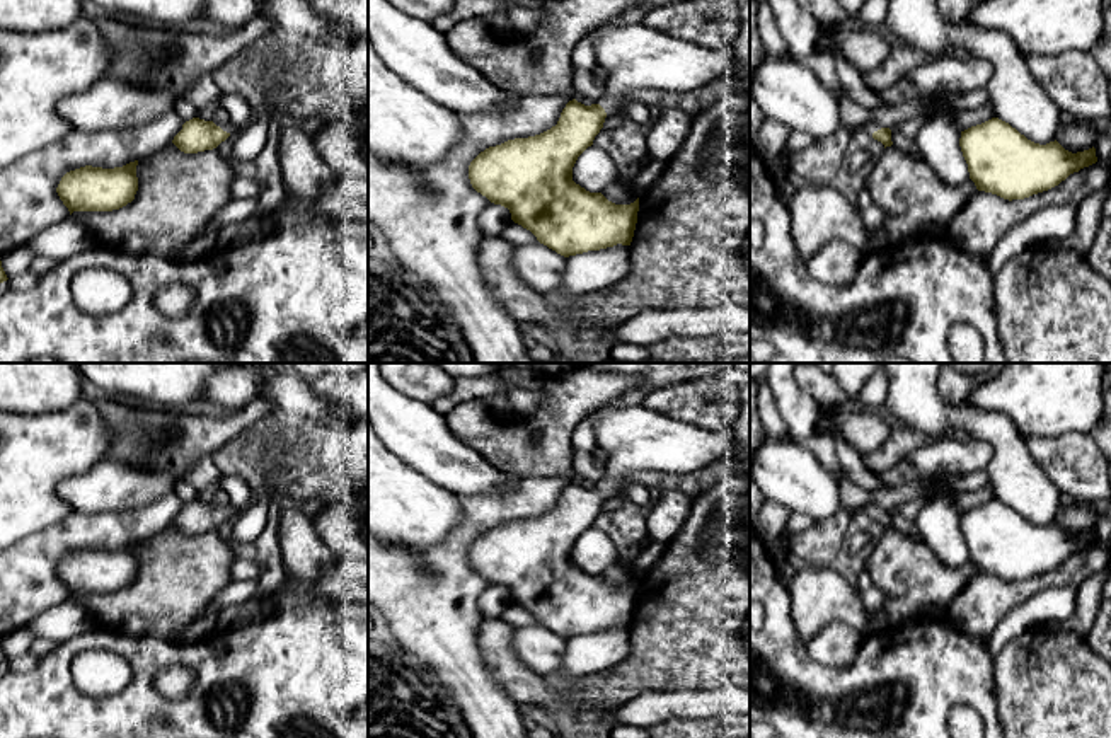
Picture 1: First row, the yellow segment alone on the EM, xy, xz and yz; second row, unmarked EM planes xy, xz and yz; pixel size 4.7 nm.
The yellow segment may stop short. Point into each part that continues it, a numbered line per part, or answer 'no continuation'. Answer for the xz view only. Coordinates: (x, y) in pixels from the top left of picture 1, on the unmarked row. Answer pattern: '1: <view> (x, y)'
1: xz (636, 438)

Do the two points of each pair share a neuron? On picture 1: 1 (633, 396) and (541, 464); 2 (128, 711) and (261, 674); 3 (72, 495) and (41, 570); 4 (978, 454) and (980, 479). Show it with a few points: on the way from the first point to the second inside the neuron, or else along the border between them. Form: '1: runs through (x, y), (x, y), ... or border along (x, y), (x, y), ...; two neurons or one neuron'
1: border along (631, 387), (610, 399); two neurons
2: runs through (145, 674), (162, 657), (201, 657), (224, 665); one neuron
3: border along (115, 512), (74, 513); two neurons
4: border along (984, 467), (941, 479); two neurons

